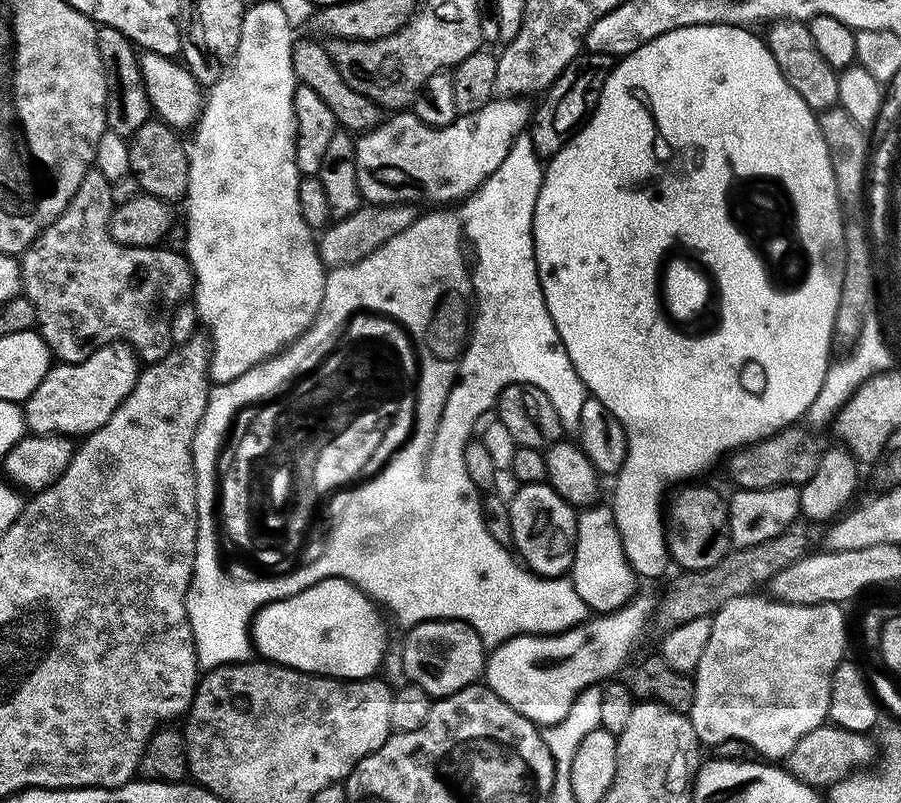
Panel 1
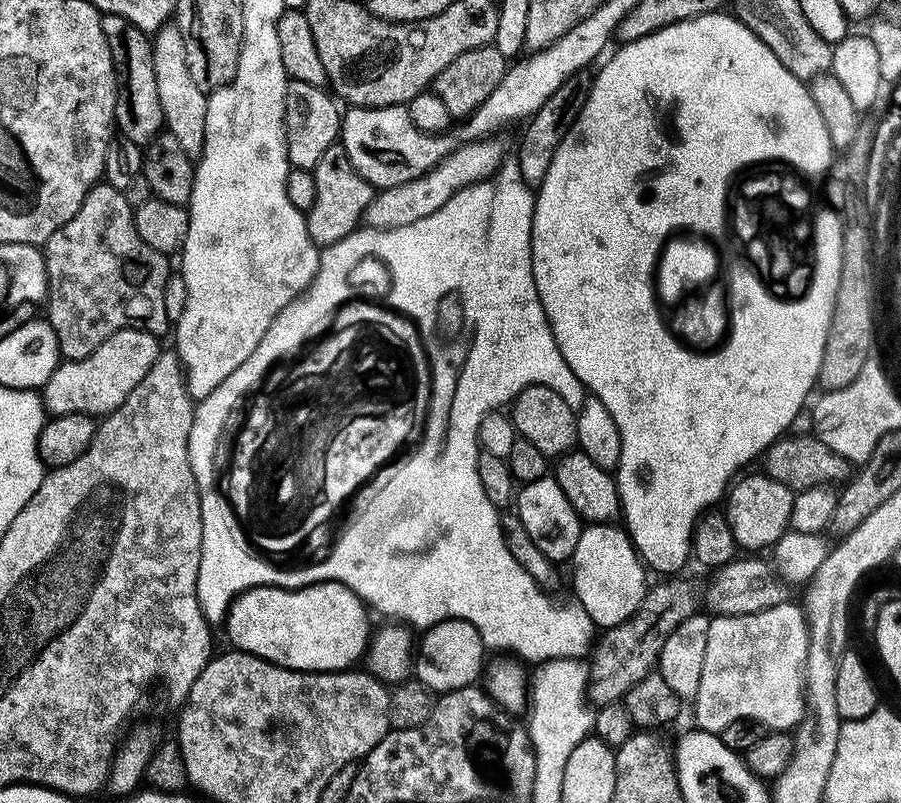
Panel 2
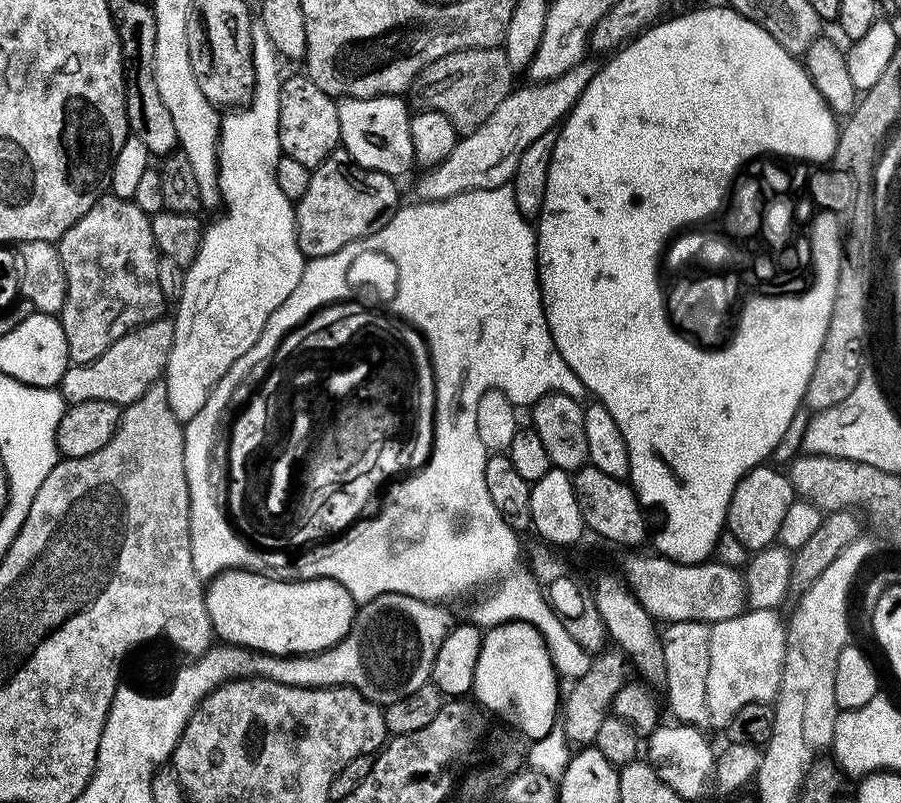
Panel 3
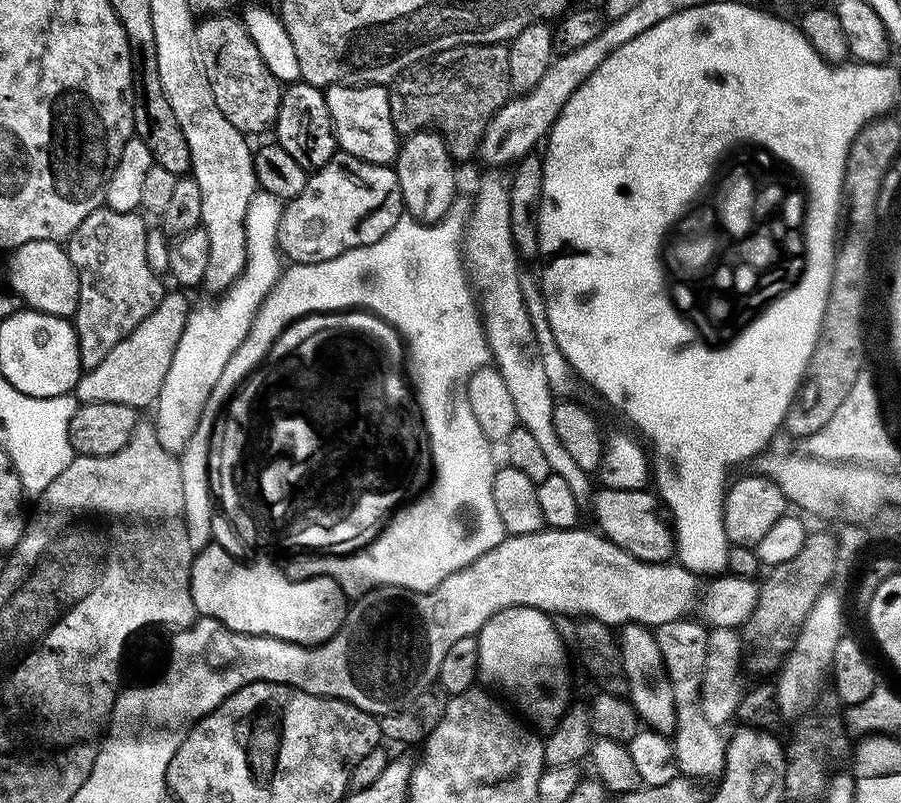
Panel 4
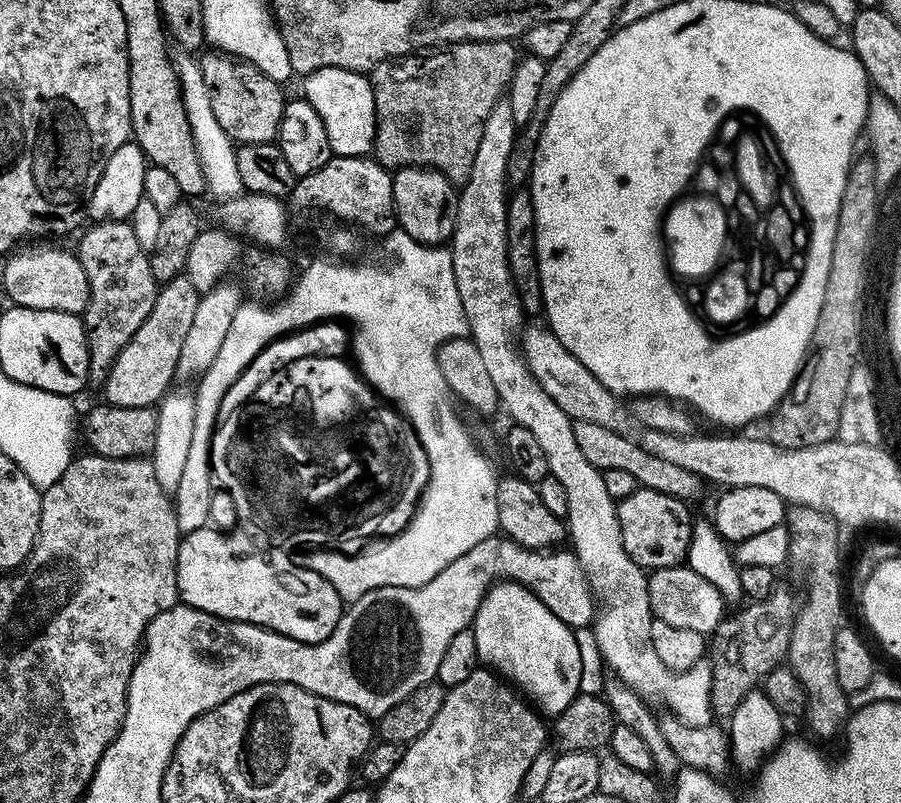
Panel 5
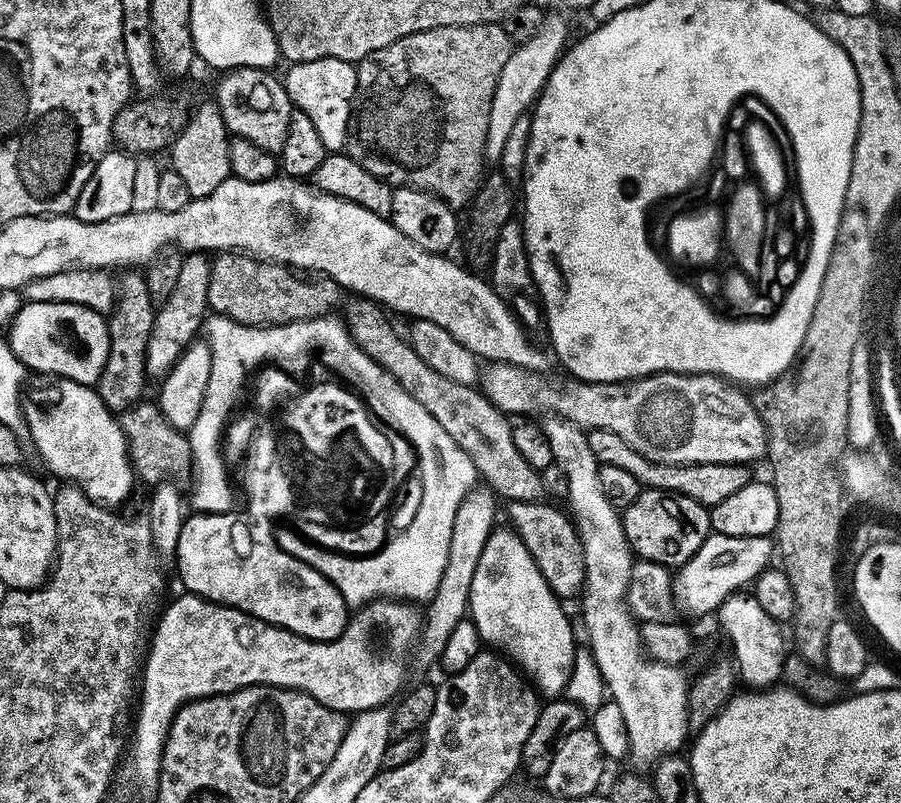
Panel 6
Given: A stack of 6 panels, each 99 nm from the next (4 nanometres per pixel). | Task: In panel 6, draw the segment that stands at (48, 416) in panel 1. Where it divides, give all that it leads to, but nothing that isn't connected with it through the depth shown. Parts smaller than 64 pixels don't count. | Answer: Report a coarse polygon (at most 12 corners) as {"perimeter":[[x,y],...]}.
{"perimeter":[[184,256],[178,286],[156,309],[146,350],[163,378],[209,311],[212,260]]}

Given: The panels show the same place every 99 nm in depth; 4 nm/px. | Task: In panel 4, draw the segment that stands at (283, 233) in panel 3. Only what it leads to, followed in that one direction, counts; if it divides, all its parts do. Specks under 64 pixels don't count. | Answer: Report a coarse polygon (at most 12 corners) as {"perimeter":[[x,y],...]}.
{"perimeter":[[282,202],[246,210],[244,273],[193,307],[154,405],[183,453],[226,362],[280,279]]}

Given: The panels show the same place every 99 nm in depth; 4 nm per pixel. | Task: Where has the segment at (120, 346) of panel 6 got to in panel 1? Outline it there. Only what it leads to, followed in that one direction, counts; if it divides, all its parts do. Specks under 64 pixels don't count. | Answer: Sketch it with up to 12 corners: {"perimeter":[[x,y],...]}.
{"perimeter":[[89,168],[19,257],[61,364],[174,346],[192,265],[112,237],[112,181]]}

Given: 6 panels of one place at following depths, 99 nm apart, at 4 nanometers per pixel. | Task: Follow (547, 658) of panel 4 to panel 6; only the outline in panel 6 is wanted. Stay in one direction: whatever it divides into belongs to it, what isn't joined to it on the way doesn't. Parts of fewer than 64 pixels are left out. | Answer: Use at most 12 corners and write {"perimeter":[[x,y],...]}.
{"perimeter":[[511,527],[492,529],[467,611],[544,698],[578,645]]}

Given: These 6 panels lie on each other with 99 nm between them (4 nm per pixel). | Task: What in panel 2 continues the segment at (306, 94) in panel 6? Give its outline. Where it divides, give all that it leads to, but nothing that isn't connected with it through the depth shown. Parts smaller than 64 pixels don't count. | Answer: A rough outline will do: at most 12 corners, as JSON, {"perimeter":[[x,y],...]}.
{"perimeter":[[403,104],[343,113],[339,143],[373,189],[402,186],[457,147]]}

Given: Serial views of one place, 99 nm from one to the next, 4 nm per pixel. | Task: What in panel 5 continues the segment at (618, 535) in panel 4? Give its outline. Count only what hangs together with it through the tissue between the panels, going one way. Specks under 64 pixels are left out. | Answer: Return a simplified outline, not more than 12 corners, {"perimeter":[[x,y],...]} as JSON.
{"perimeter":[[638,487],[616,505],[622,546],[645,570],[688,558],[687,503]]}

